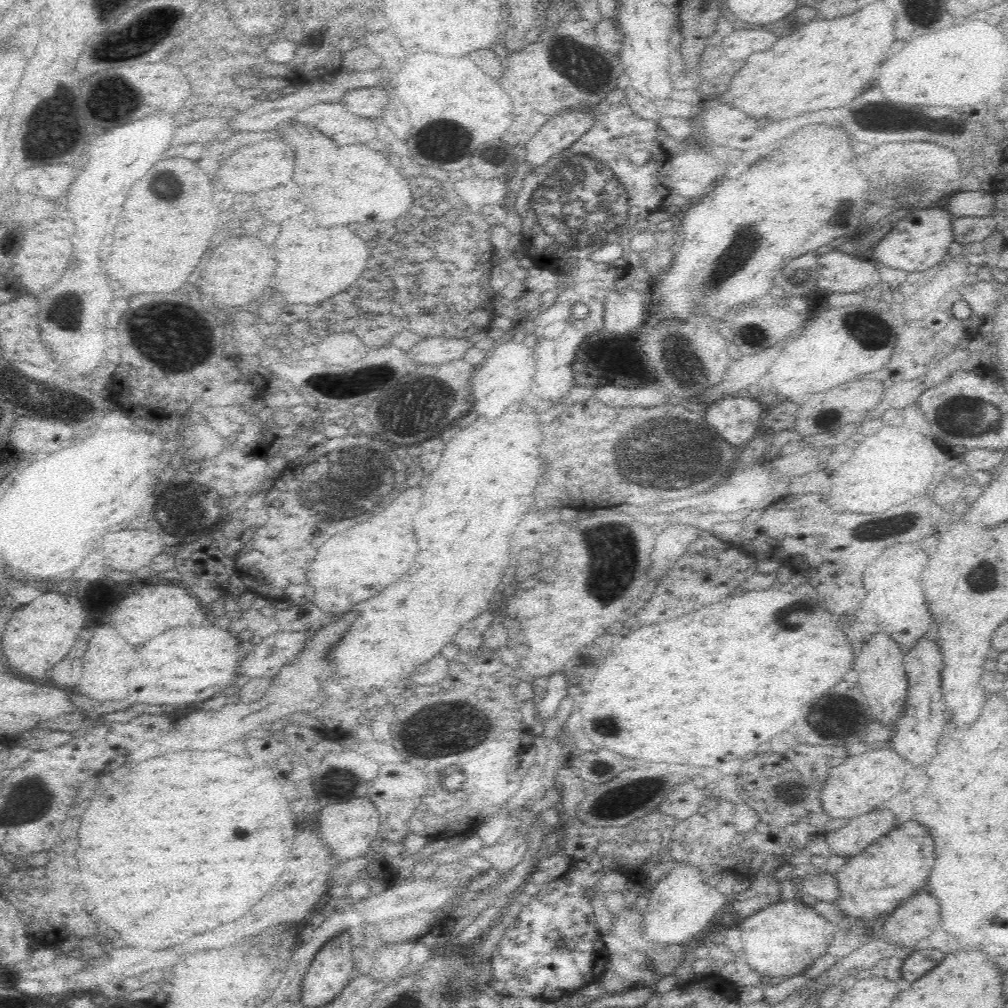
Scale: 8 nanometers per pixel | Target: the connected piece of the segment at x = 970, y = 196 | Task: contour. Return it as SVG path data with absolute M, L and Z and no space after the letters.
M989 189L953 192L941 204L953 218L984 217L994 214L996 202Z

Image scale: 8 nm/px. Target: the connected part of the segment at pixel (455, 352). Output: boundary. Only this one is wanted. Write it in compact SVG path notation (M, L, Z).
M444 335L422 339L420 344L408 350L414 365L438 365L463 359L471 348L472 339L452 339Z

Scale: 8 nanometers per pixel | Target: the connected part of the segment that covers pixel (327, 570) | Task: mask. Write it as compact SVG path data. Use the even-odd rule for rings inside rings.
M406 490L380 514L368 518L354 528L332 536L320 550L308 570L308 580L316 588L314 604L332 612L344 612L352 604L366 598L374 598L378 590L384 590L396 582L404 572L412 568L416 554L416 538L412 530L412 518L418 510L420 490Z

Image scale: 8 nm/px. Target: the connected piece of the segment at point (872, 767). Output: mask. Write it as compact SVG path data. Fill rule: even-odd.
M874 750L874 754L866 752L860 754L862 758L866 758L866 762L858 762L852 758L858 756L850 756L842 765L836 766L828 771L822 790L819 791L819 800L822 801L822 808L828 816L834 816L836 822L842 822L842 818L856 818L860 814L866 814L870 810L874 810L876 806L880 806L882 802L886 802L884 798L892 798L890 794L894 794L894 790L898 790L898 778L902 778L902 772L906 776L906 760L902 766L902 758L894 752L894 750Z

